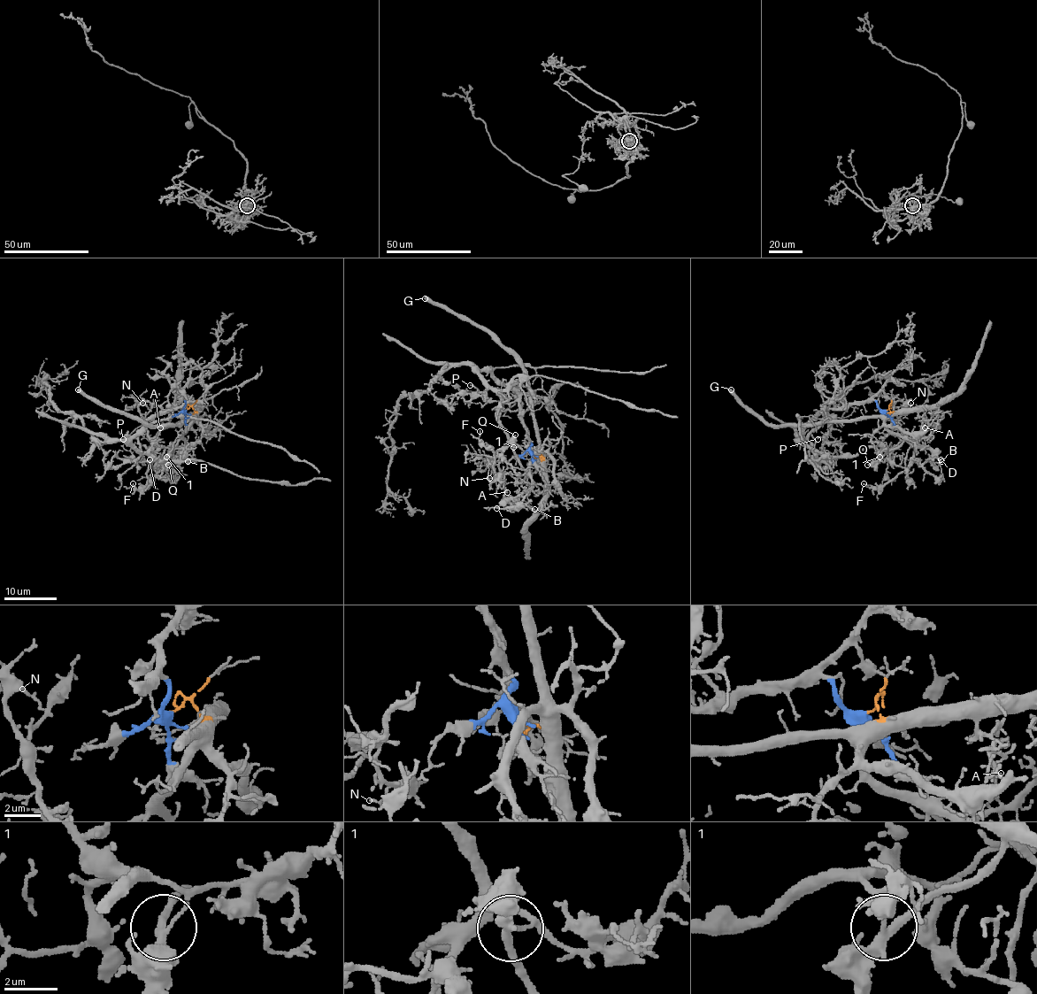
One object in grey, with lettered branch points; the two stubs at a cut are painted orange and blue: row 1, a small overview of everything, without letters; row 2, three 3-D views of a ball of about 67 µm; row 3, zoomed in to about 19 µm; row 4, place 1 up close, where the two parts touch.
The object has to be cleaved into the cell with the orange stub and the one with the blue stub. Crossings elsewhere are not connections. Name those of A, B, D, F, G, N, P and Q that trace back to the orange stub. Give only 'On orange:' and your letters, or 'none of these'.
On orange: A, B, D, F, G, Q

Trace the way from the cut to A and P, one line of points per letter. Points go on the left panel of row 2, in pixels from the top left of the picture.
A: (185, 410), (190, 406), (195, 412), (189, 426), (184, 434), (165, 448), (157, 444), (160, 427)
P: (185, 410), (184, 401), (180, 401), (157, 414), (131, 439), (141, 450), (135, 437), (123, 439)

